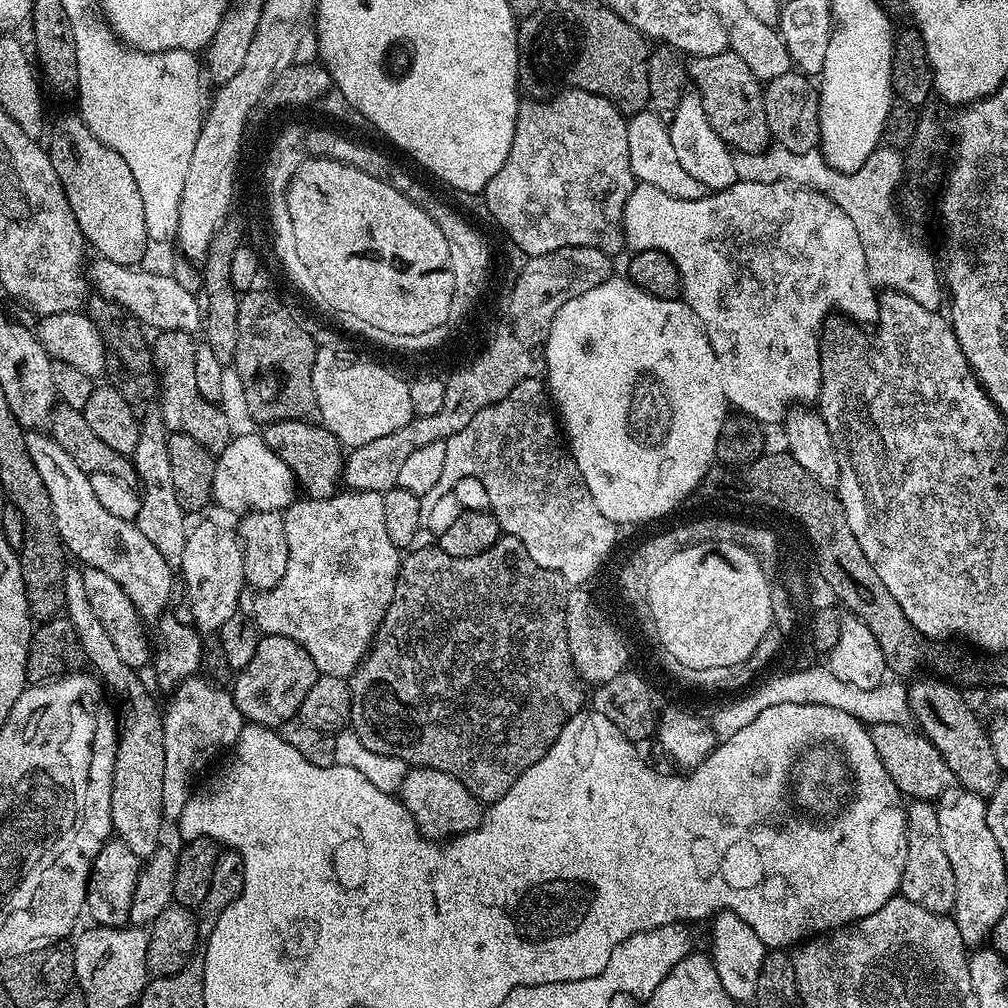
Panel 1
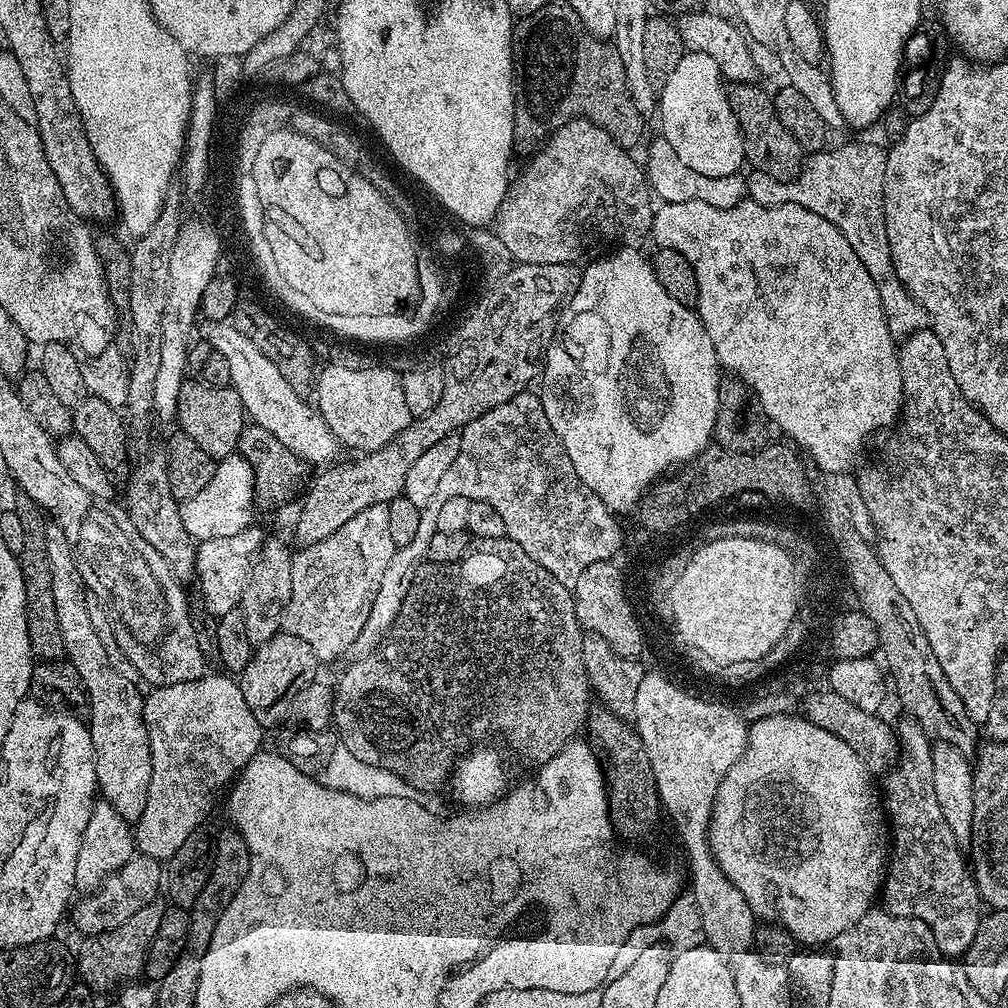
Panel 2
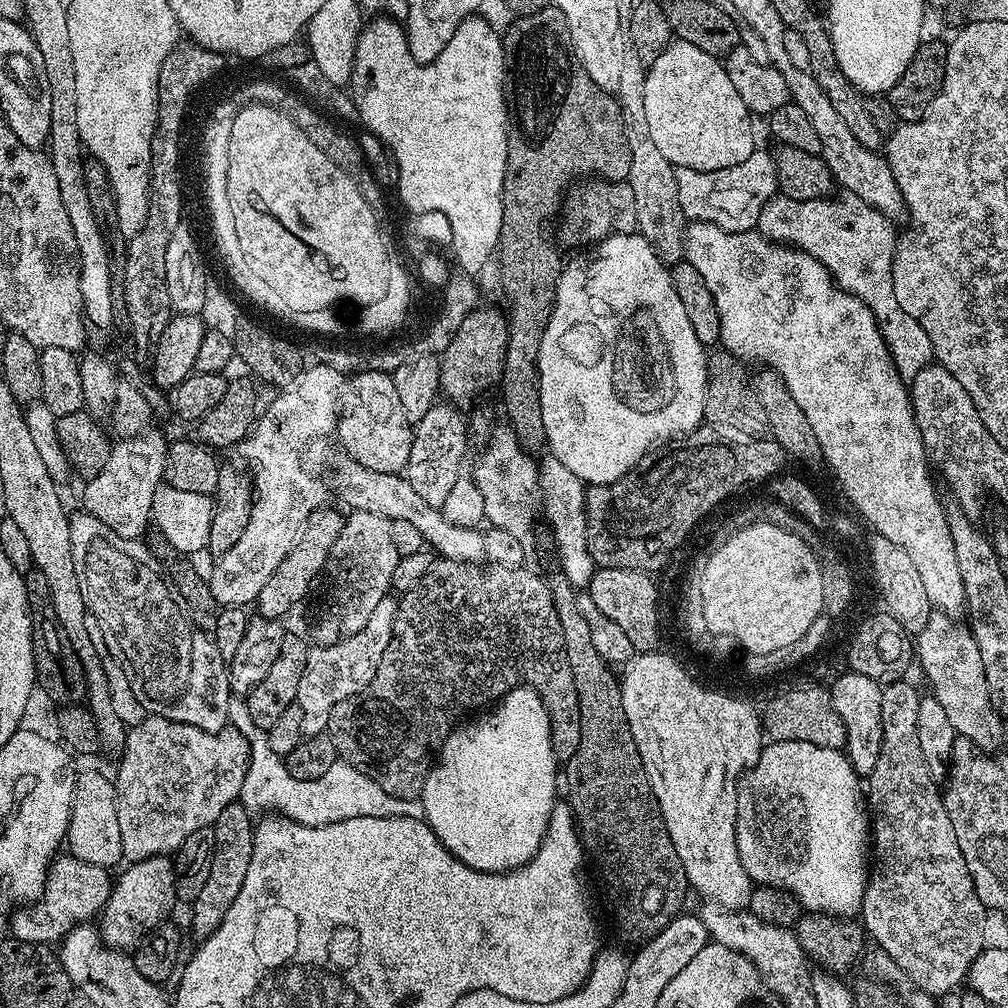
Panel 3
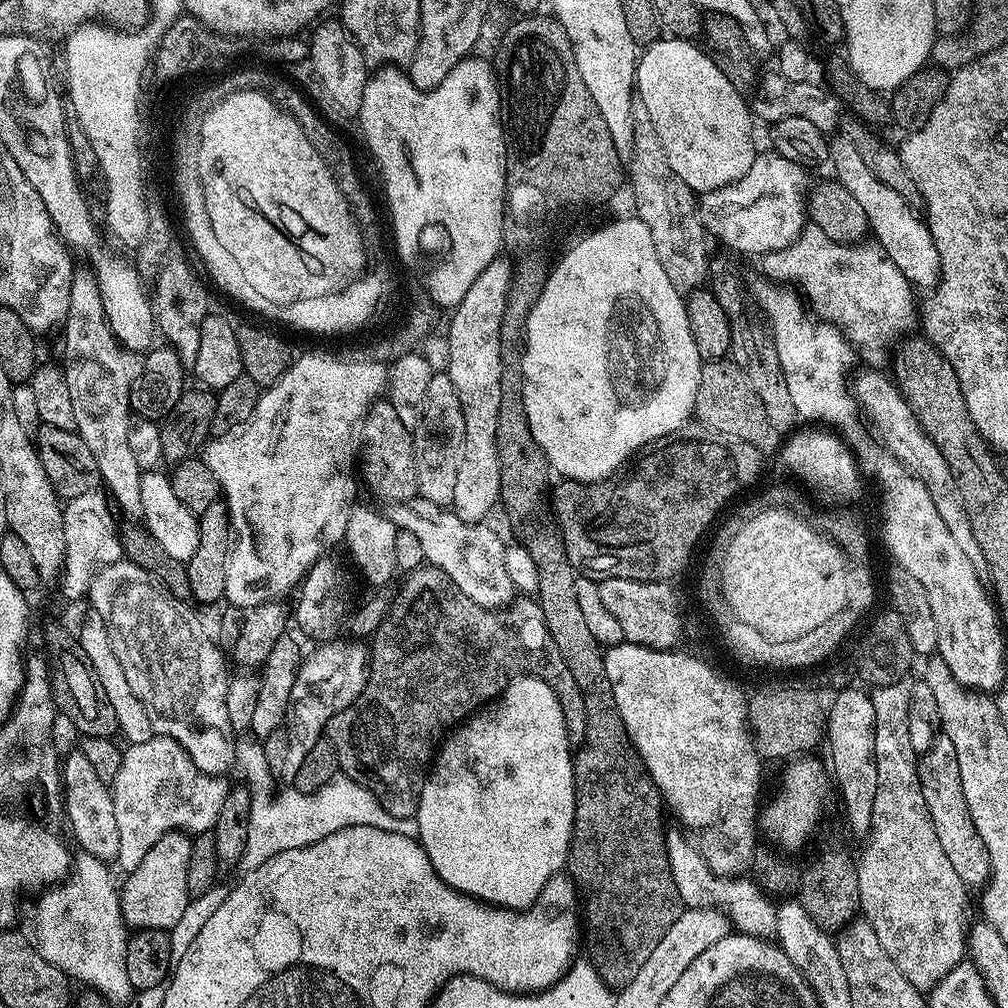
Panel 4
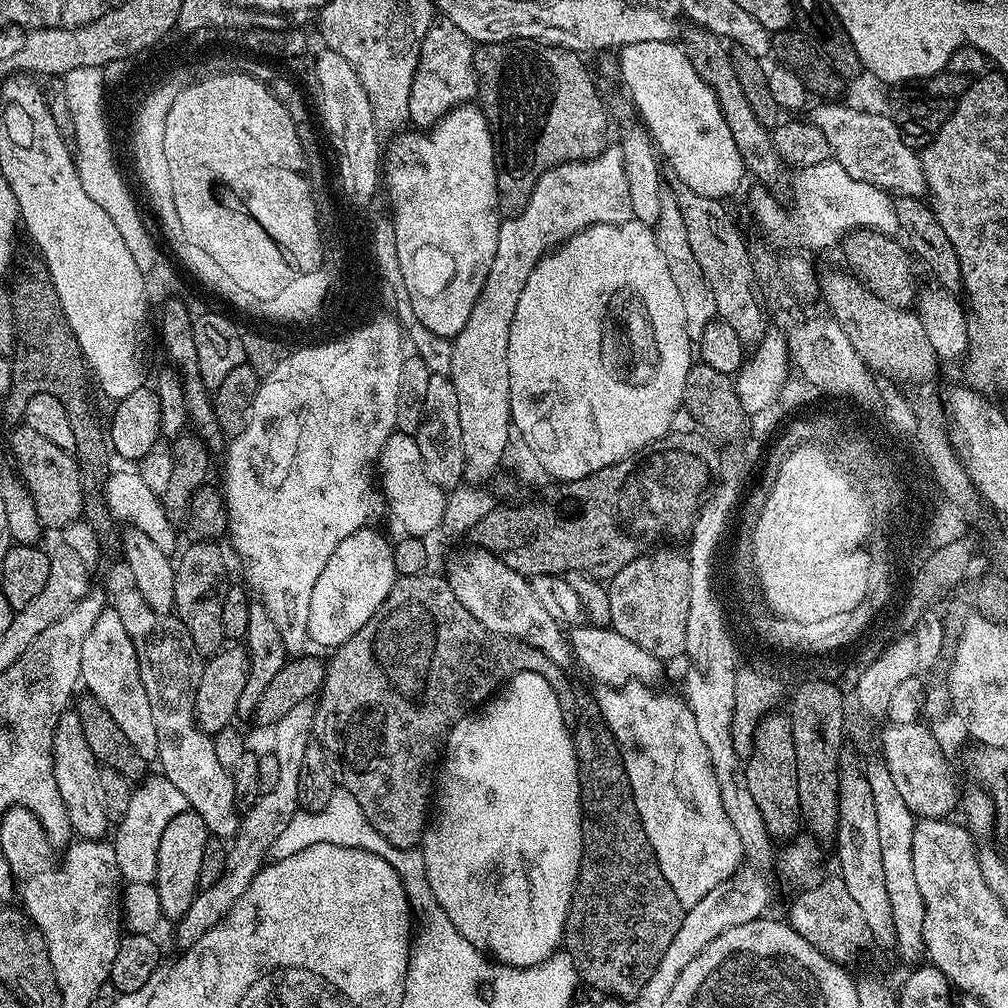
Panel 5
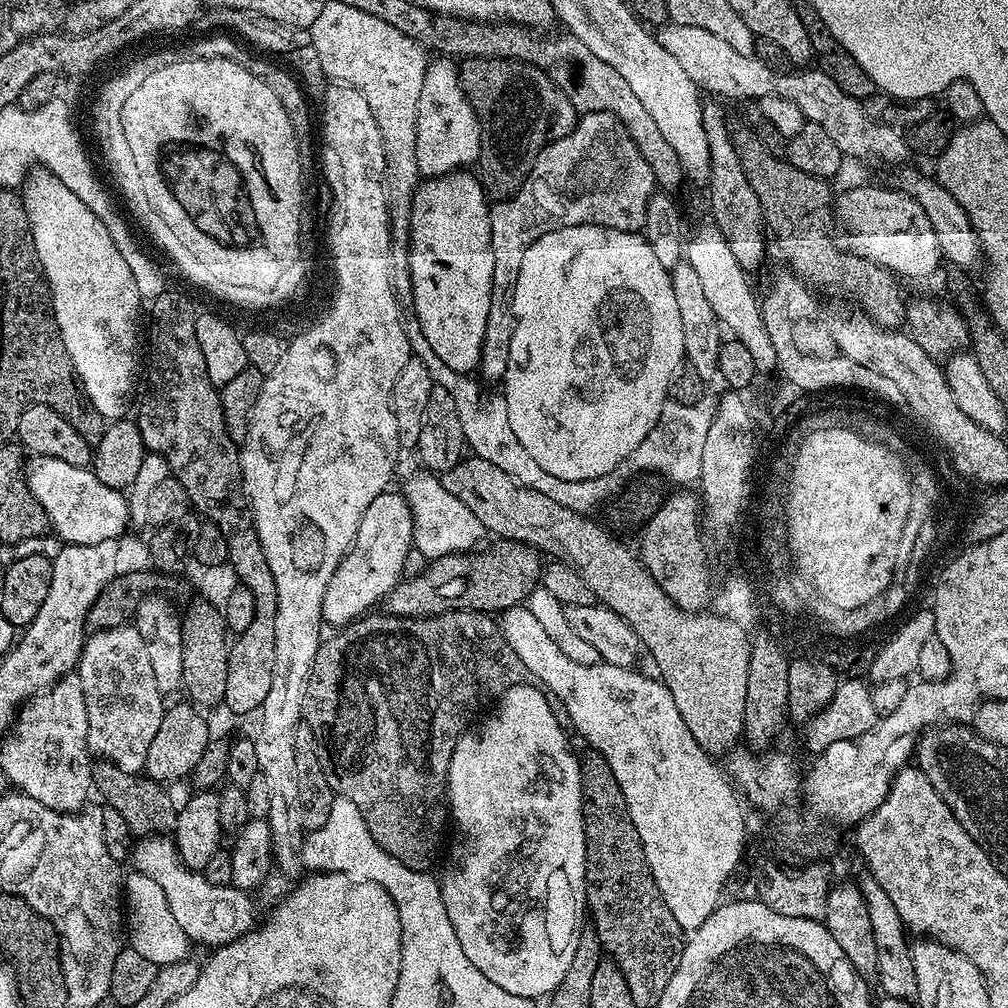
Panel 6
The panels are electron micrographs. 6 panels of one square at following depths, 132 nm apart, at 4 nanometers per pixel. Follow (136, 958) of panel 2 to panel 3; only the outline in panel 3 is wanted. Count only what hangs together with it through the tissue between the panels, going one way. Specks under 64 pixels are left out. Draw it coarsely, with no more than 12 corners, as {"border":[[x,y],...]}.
{"border":[[165,855],[129,863],[98,917],[132,950],[177,907]]}

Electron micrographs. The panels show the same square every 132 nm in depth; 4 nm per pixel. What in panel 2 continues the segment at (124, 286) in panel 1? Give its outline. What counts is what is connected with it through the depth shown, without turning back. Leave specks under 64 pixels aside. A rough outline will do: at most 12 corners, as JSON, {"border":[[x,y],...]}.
{"border":[[235,323],[198,332],[230,362],[251,423],[305,465],[342,445],[282,370]]}

